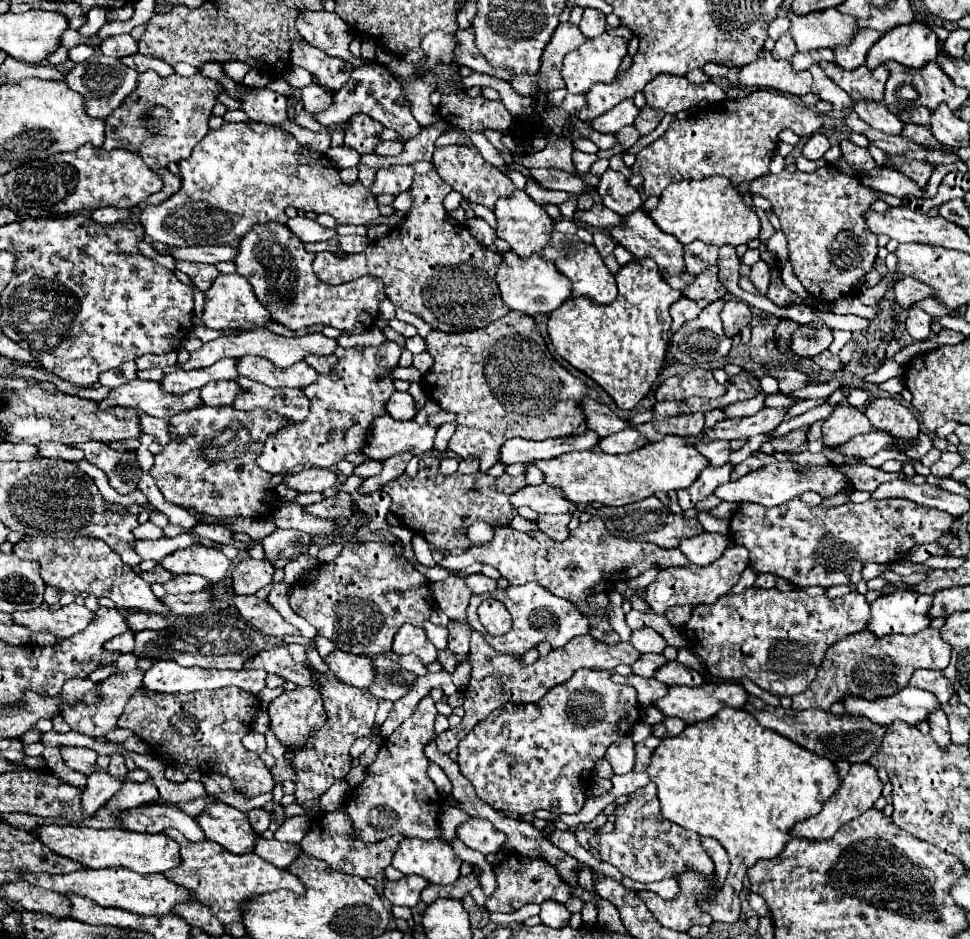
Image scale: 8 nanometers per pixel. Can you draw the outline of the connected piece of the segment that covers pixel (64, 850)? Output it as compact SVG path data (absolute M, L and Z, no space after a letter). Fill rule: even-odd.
M40 826L36 830L40 842L50 846L60 856L68 856L86 868L110 868L122 866L140 874L166 872L180 866L180 846L166 834L134 834L130 830L94 830L78 826Z

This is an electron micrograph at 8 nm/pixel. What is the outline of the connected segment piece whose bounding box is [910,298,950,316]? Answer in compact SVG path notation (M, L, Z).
M924 298L924 300L916 302L916 304L912 304L910 308L914 308L914 306L918 306L918 308L924 310L924 312L928 312L930 316L944 316L944 314L950 314L942 304L938 304L938 302L932 300L932 298Z

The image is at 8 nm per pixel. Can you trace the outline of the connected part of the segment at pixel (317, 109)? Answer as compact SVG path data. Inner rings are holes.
M310 84L302 90L302 102L304 108L312 114L320 114L322 110L328 110L330 104L334 102L334 94L330 94L328 90L324 90L318 84Z

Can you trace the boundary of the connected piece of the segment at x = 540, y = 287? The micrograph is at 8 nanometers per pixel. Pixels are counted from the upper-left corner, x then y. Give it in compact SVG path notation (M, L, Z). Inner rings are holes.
M512 250L506 252L504 262L500 264L500 268L496 272L496 282L498 282L504 304L510 310L520 310L520 312L528 314L530 318L540 316L540 314L550 314L572 294L570 280L566 276L562 276L554 268L554 264L546 262L540 254L534 254L528 260L522 260L516 252L512 252Z

